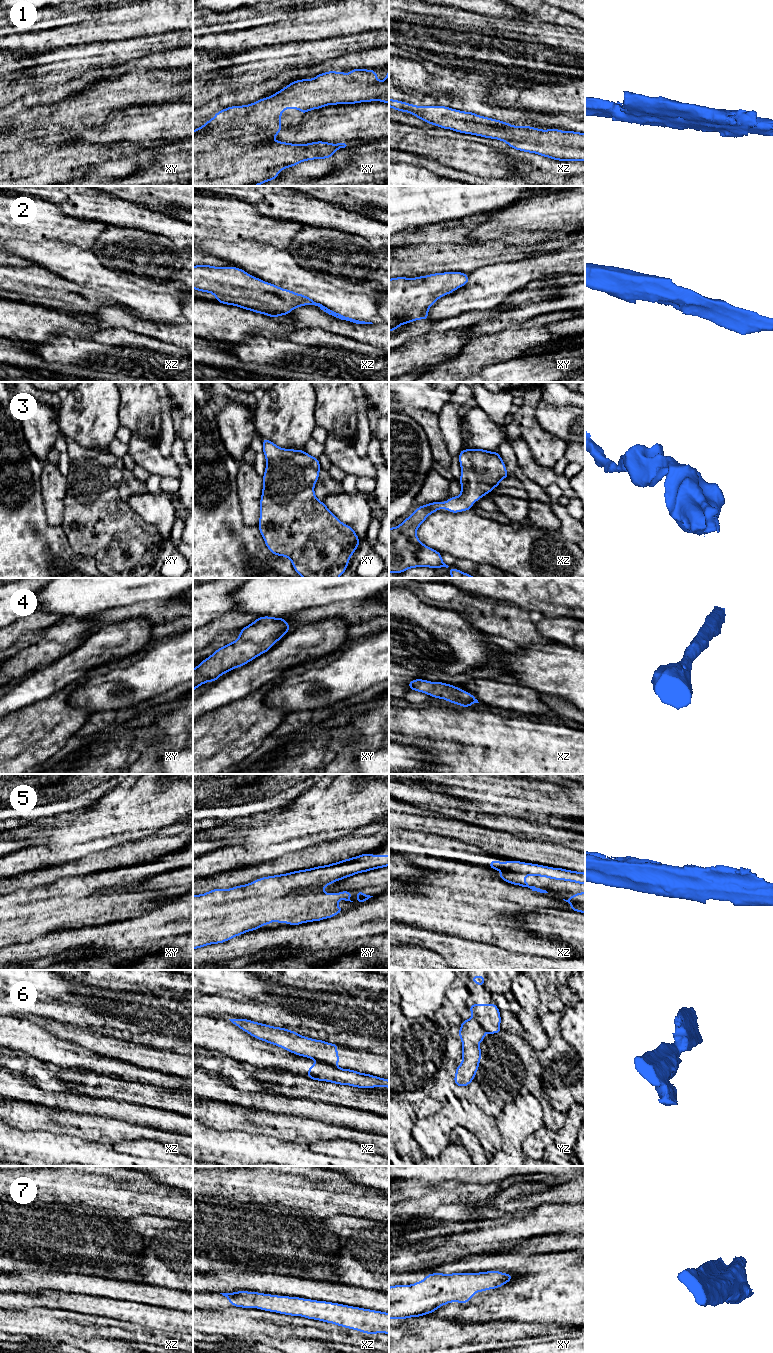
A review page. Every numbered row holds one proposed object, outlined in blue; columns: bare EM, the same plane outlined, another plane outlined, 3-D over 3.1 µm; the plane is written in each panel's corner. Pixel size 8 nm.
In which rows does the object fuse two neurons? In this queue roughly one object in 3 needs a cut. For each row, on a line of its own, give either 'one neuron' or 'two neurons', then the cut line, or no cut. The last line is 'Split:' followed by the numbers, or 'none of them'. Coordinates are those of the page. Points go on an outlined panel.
1: one neuron; cut none
2: one neuron; cut none
3: one neuron; cut none
4: one neuron; cut none
5: one neuron; cut none
6: two neurons; cut xz (317, 1061), (323, 1061), (335, 1066)
7: one neuron; cut none
Split: 6

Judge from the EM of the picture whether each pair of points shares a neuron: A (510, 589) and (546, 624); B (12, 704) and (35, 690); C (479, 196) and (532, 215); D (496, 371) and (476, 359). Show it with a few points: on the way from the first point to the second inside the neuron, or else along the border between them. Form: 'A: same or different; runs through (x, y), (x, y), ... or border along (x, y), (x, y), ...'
A: different; border along (544, 616), (568, 617)
B: same; runs through (18, 698), (29, 690)
C: different; border along (524, 196), (512, 204), (485, 214)
D: different; border along (511, 360), (493, 363), (478, 371)

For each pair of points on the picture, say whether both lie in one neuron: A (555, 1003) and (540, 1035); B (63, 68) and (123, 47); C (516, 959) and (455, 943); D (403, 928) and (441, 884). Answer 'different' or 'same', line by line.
A: different
B: same
C: same
D: different

